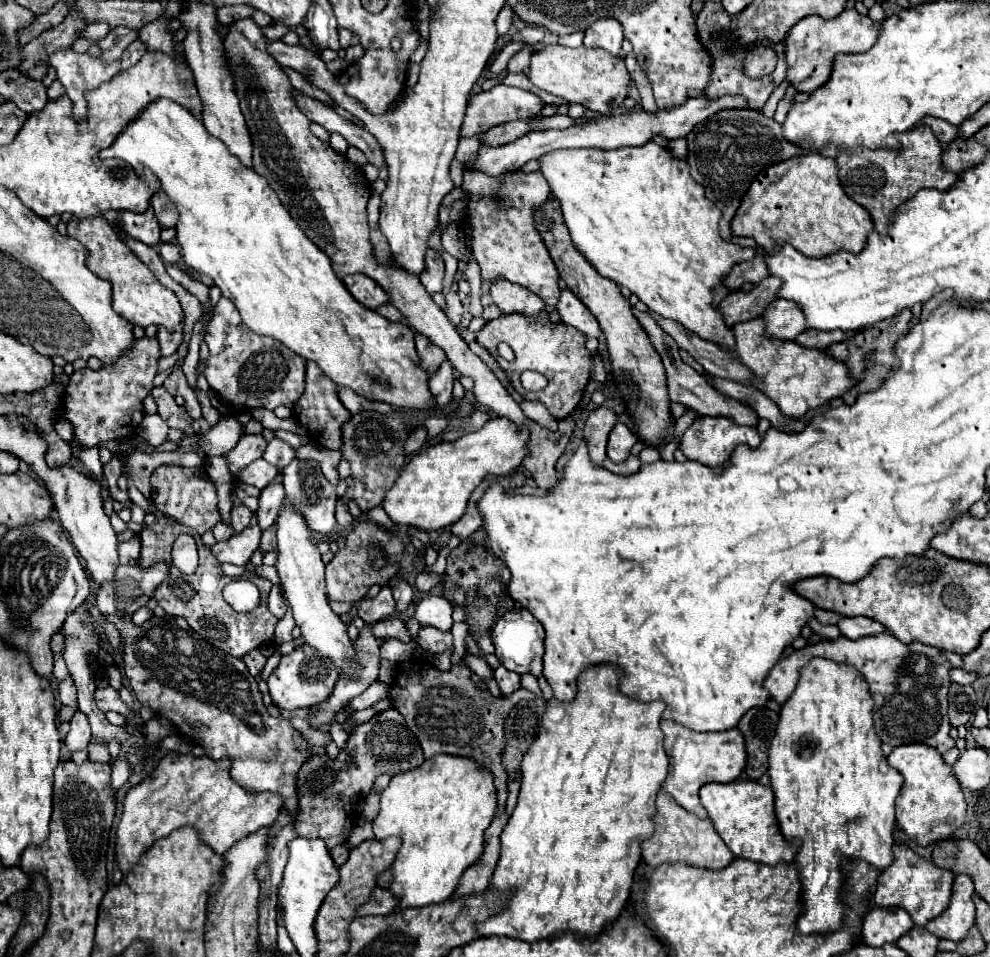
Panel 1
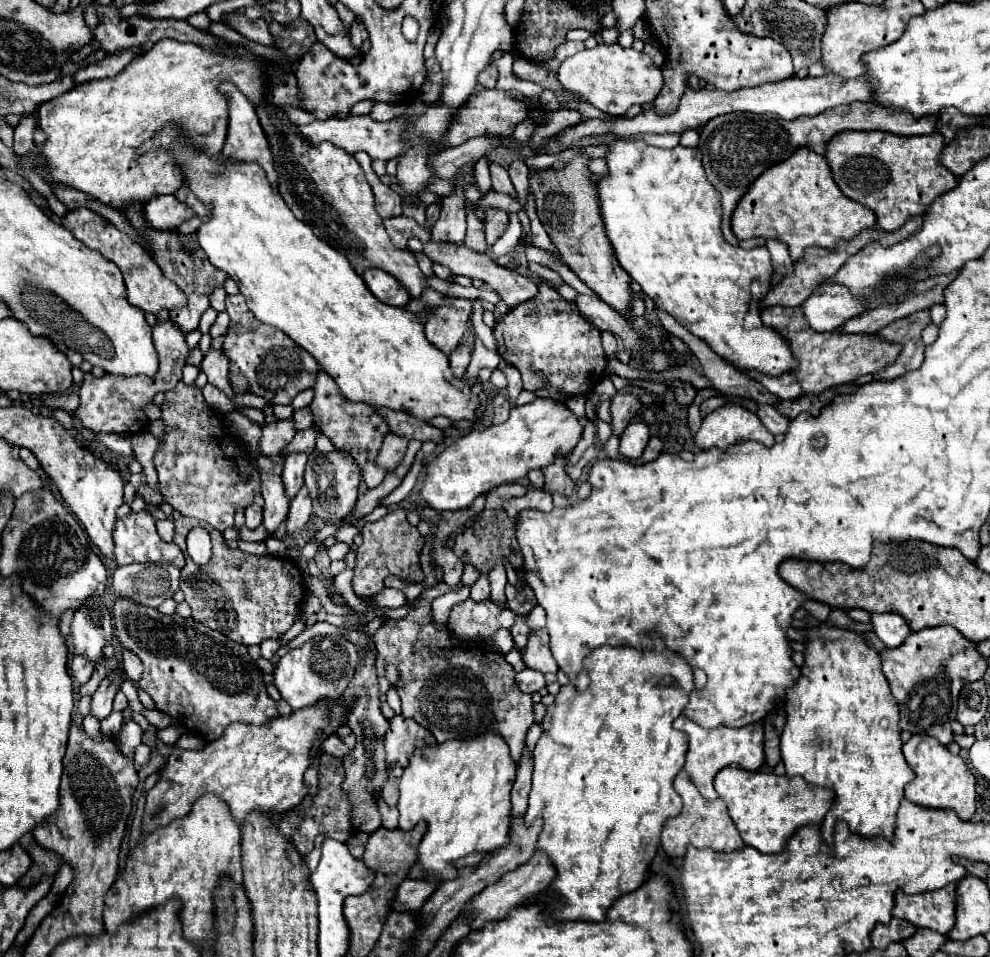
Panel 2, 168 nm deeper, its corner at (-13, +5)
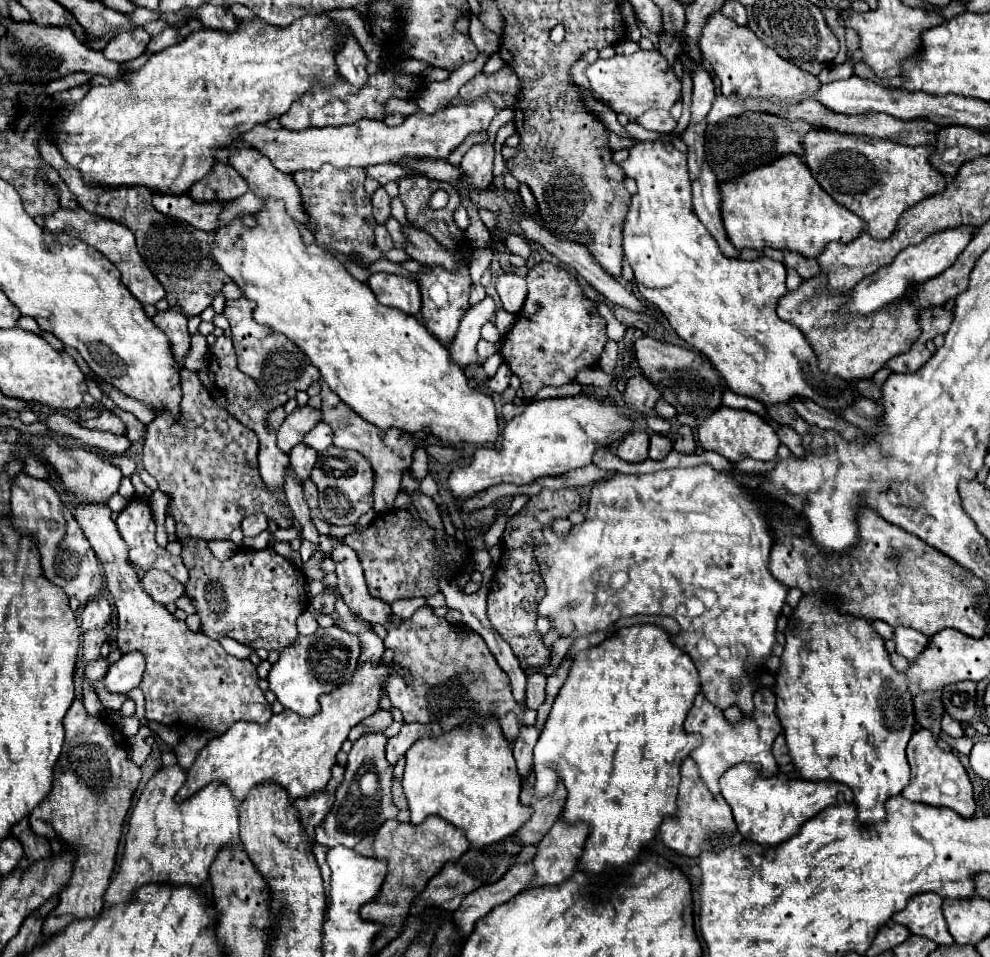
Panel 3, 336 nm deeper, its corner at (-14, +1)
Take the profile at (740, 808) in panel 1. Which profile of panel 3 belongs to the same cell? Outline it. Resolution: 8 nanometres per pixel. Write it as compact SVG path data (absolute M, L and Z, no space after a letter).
M741 763L727 769L719 785L721 785L721 795L733 809L733 817L741 835L761 845L779 845L785 839L793 837L805 821L809 821L825 807L835 805L839 791L843 799L849 799L849 803L853 803L853 791L843 783L789 779L785 775L763 777L759 775L759 769L751 763Z

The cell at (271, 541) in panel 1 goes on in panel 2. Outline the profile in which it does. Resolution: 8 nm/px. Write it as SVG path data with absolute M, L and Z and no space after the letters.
M302 487L290 503L290 513L288 513L288 519L286 519L288 535L294 535L296 531L306 527L306 523L310 521L310 511L312 511L312 501L310 501L308 489Z

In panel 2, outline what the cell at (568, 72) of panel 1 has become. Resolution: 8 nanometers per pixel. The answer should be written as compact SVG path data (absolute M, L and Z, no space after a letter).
M618 43L578 51L560 63L556 77L566 91L586 99L608 115L624 115L636 103L650 103L662 89L662 71L654 67L652 59L646 53L624 49Z

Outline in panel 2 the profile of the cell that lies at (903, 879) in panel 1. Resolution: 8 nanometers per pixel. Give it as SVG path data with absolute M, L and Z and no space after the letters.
M956 883L918 895L908 895L898 889L892 915L910 921L916 927L928 927L946 935L956 919Z

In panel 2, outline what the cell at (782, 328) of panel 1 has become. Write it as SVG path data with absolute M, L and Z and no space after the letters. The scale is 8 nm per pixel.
M822 283L812 291L812 295L802 303L804 317L814 331L834 331L846 319L862 313L862 303L858 303L846 287Z

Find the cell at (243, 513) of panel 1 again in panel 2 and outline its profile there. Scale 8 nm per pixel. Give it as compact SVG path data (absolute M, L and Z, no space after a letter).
M252 503L250 507L246 507L246 527L256 529L260 523L262 523L262 507Z

